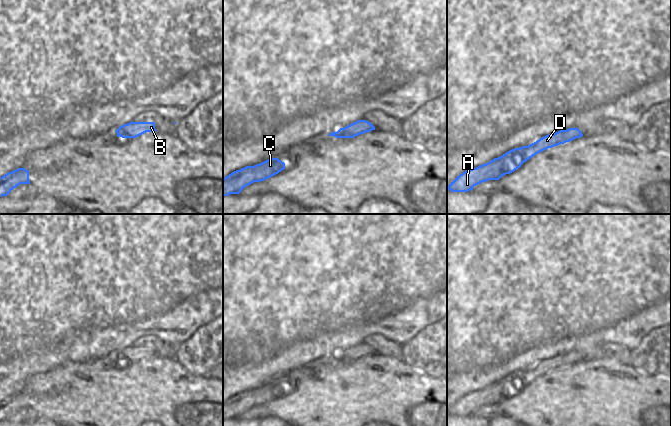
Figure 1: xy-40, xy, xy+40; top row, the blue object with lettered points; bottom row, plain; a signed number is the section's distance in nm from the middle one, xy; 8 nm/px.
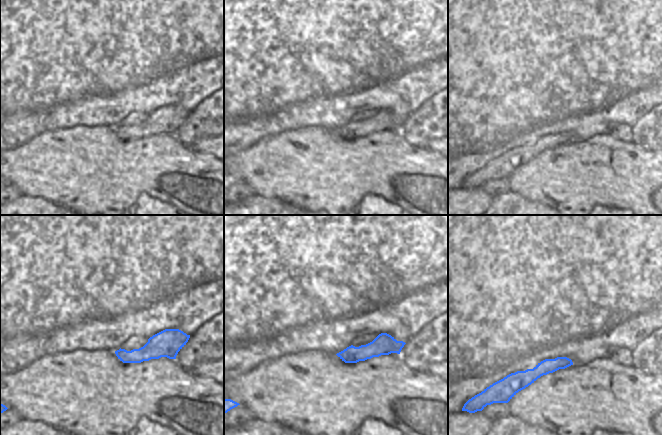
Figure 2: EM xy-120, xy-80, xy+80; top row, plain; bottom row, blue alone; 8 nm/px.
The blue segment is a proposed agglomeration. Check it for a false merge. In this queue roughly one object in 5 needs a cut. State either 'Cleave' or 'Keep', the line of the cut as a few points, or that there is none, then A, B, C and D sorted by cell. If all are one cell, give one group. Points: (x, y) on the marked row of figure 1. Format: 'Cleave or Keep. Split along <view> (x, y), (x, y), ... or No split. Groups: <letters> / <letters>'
Keep. No split. Groups: A B C D

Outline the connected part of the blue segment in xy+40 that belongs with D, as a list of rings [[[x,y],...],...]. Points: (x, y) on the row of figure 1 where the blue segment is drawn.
[[[569,128],[554,134],[548,134],[528,146],[514,148],[486,164],[466,170],[449,184],[447,190],[452,192],[468,192],[482,182],[499,180],[502,176],[520,168],[524,162],[536,154],[582,136],[583,134],[578,128]]]

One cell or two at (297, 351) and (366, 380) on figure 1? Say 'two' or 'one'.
two

